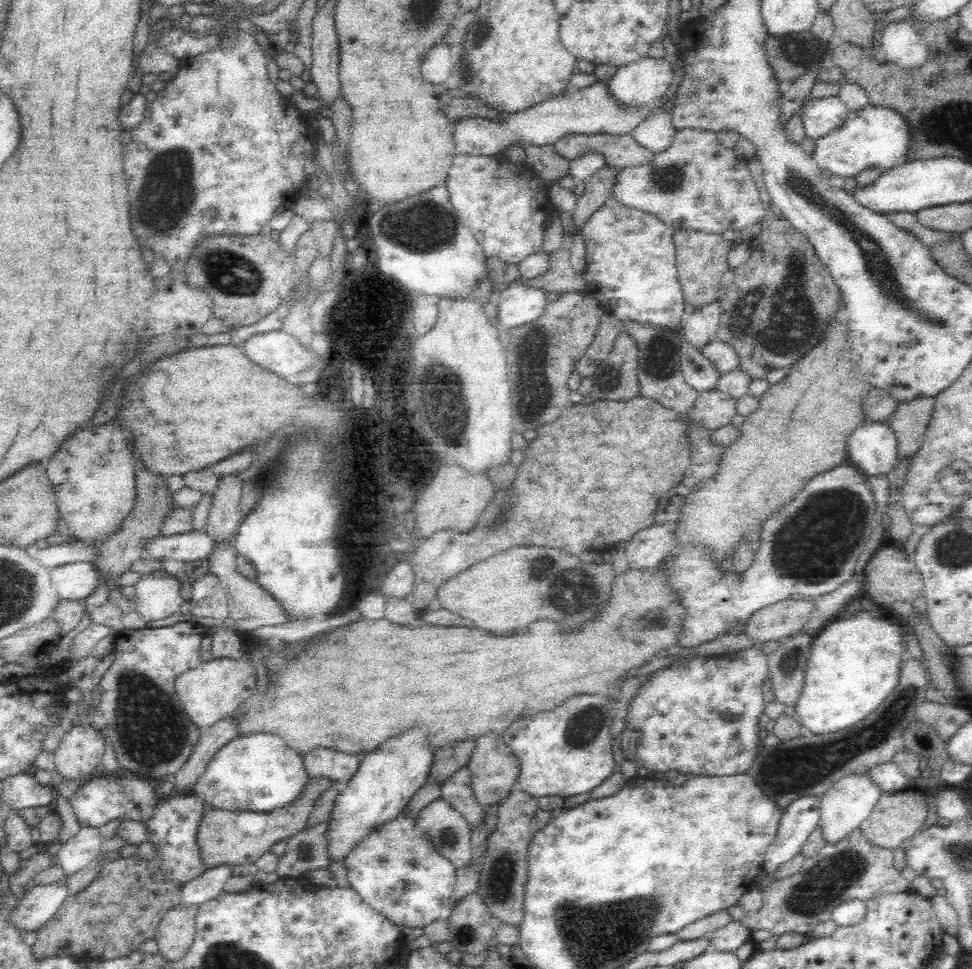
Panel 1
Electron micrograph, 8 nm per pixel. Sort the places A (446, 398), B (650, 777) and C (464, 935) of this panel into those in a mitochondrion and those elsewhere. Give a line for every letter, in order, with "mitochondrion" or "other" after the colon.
A: mitochondrion
B: other
C: mitochondrion

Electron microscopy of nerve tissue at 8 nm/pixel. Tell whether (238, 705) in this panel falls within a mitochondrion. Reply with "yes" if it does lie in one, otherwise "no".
no

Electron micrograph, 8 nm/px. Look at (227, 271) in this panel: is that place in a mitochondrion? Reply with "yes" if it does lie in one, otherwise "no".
yes

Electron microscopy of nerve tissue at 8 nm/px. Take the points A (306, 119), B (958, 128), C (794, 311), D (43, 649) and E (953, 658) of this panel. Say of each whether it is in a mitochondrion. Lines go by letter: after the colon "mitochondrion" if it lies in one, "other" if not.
A: other
B: mitochondrion
C: mitochondrion
D: other
E: other

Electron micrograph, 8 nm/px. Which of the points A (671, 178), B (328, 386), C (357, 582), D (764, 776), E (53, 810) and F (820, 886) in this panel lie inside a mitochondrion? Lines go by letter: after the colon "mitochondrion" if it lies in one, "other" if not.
A: mitochondrion
B: other
C: other
D: mitochondrion
E: other
F: mitochondrion

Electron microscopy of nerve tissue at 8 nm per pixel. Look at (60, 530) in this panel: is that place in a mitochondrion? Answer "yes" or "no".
no

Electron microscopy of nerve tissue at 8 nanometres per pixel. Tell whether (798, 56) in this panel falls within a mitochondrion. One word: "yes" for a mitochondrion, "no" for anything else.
yes

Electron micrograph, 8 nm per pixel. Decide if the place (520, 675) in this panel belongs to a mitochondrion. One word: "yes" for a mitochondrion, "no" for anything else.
no

